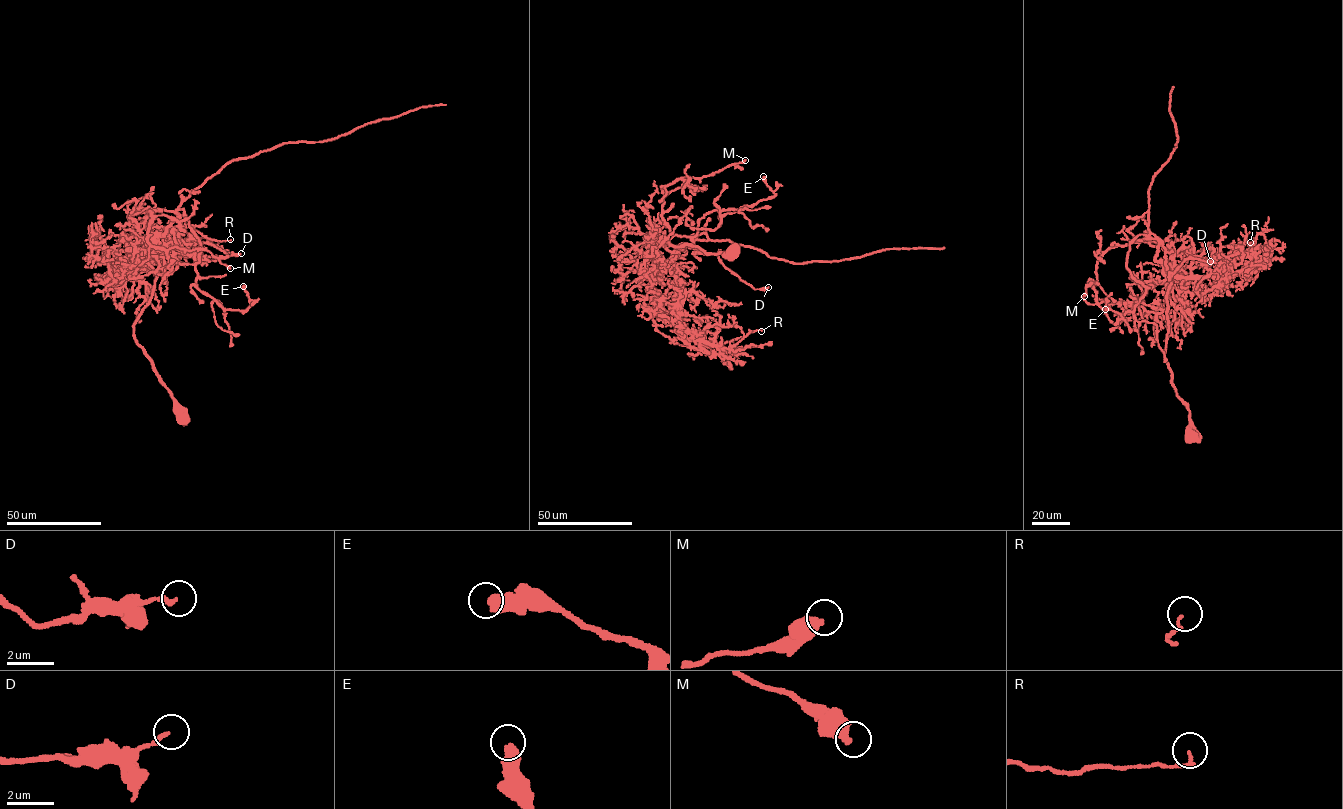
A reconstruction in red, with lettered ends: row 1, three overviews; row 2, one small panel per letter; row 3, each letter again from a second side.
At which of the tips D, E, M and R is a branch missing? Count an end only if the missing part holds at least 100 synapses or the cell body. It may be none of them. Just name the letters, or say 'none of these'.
none of these

